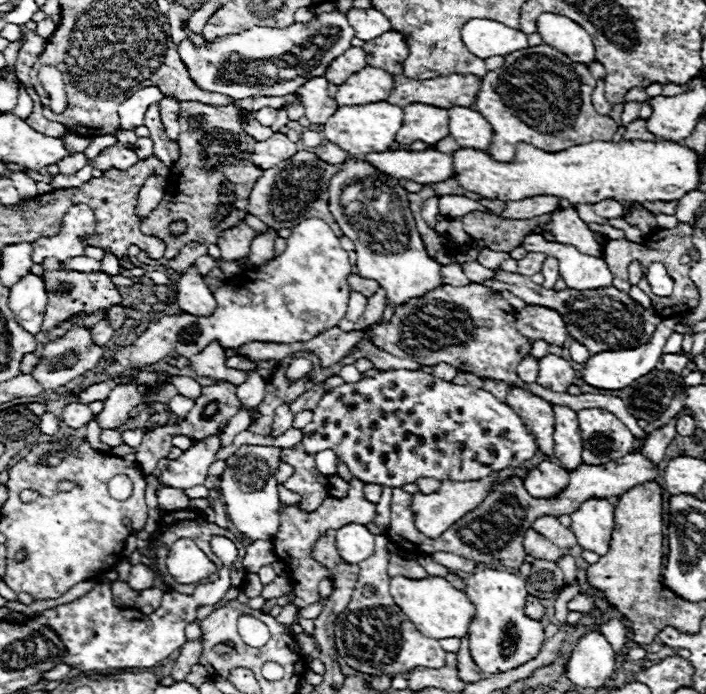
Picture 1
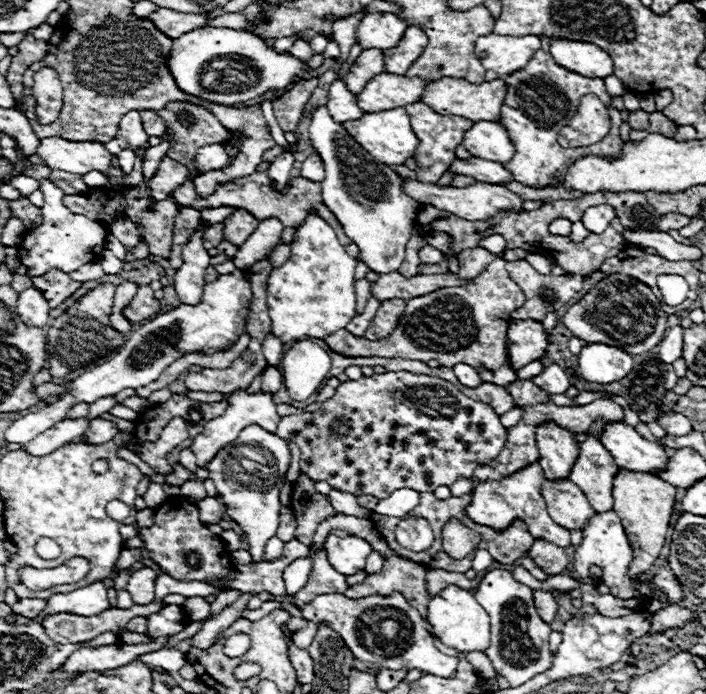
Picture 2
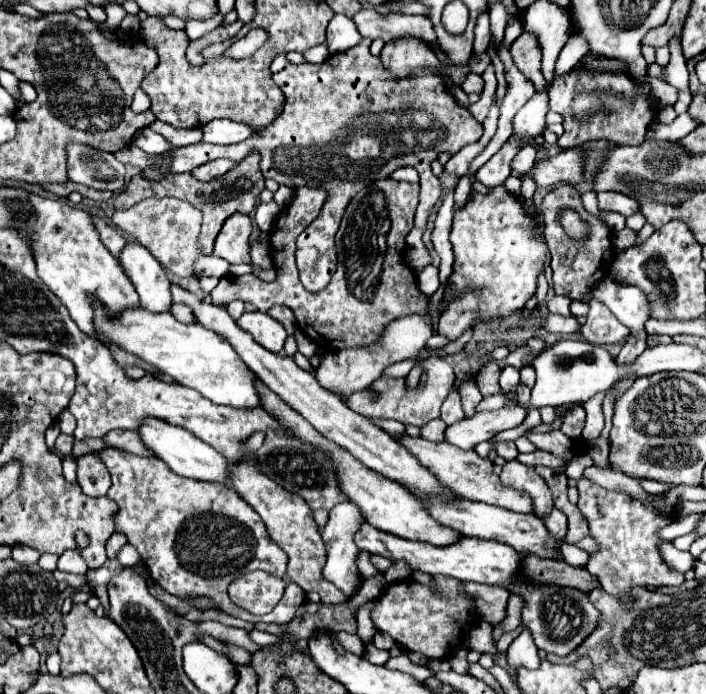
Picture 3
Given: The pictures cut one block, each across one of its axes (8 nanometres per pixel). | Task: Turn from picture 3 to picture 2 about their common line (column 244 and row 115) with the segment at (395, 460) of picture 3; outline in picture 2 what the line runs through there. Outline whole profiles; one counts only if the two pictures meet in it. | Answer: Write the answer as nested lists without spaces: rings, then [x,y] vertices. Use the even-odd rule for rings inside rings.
[[[336,80],[328,92],[328,112],[334,120],[350,122],[362,118],[364,110],[358,106],[356,94],[352,94],[342,80]]]

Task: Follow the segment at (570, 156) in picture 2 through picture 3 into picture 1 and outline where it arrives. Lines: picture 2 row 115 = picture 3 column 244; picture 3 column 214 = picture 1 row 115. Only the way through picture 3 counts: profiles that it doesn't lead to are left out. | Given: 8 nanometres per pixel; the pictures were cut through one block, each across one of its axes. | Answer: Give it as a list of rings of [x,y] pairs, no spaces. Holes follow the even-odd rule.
[[[548,44],[530,46],[506,56],[506,64],[482,78],[474,108],[492,124],[494,140],[488,154],[498,162],[516,156],[516,144],[526,142],[544,152],[560,152],[594,140],[610,142],[618,124],[600,116],[592,104],[596,80],[584,64],[574,62]]]

